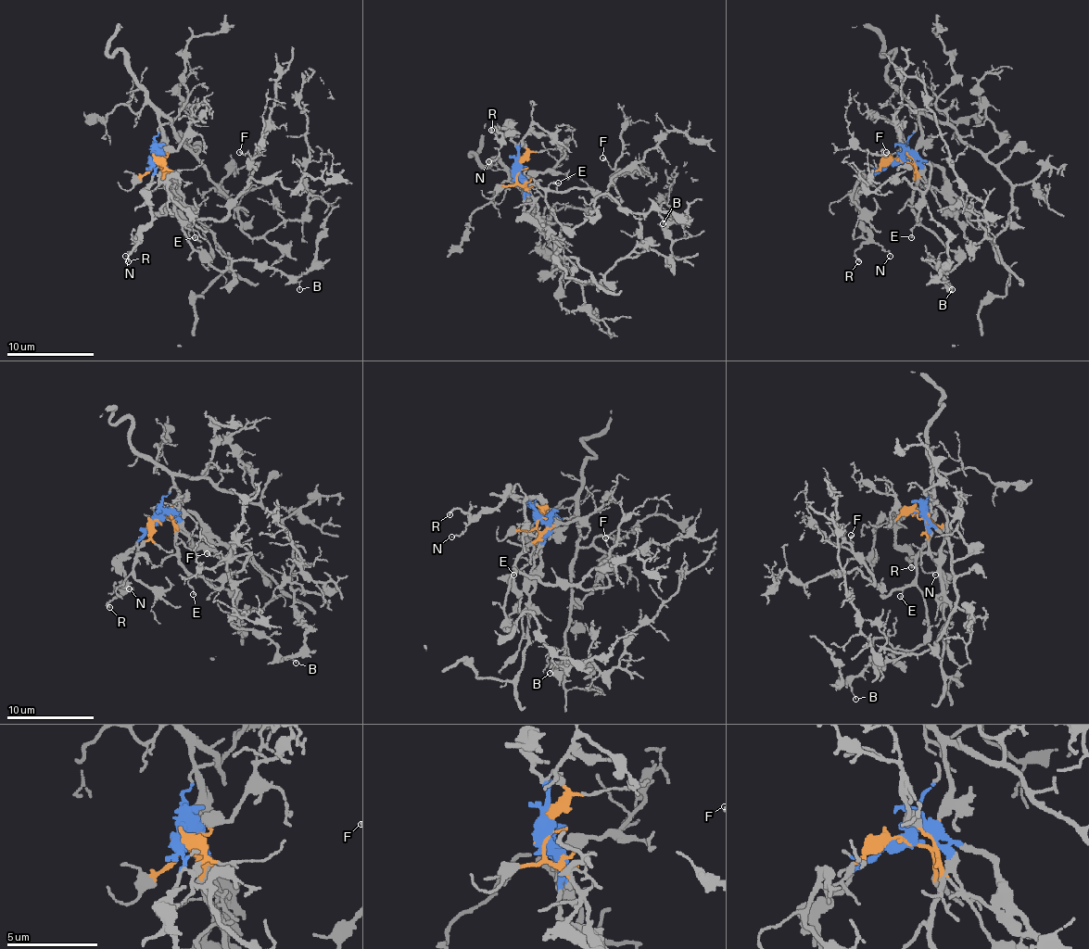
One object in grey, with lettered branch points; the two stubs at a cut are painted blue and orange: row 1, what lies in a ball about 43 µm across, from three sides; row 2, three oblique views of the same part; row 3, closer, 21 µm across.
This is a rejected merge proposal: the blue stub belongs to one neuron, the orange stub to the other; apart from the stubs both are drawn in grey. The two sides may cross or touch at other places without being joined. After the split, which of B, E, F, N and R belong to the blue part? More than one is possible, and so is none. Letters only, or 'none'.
N, R

